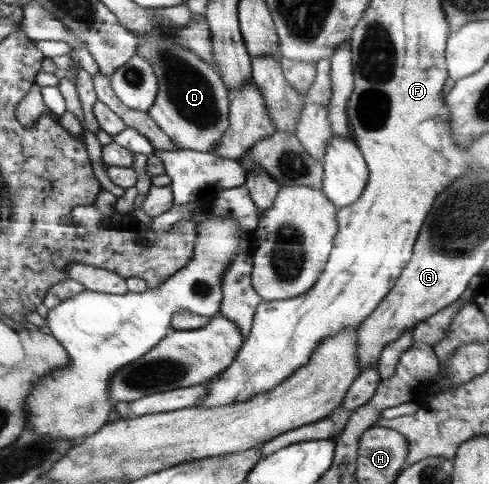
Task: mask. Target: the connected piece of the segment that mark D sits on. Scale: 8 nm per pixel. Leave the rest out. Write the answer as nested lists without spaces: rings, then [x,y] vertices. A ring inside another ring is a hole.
[[[137,38],[136,54],[146,58],[153,66],[158,80],[158,95],[146,113],[167,134],[177,149],[211,152],[219,145],[229,128],[229,91],[221,75],[202,58],[180,44],[164,38]]]

